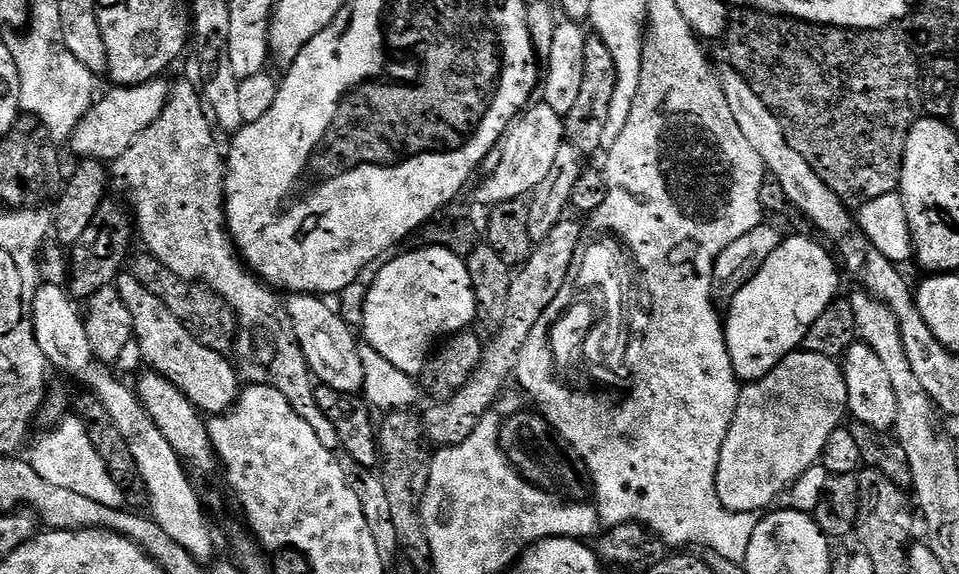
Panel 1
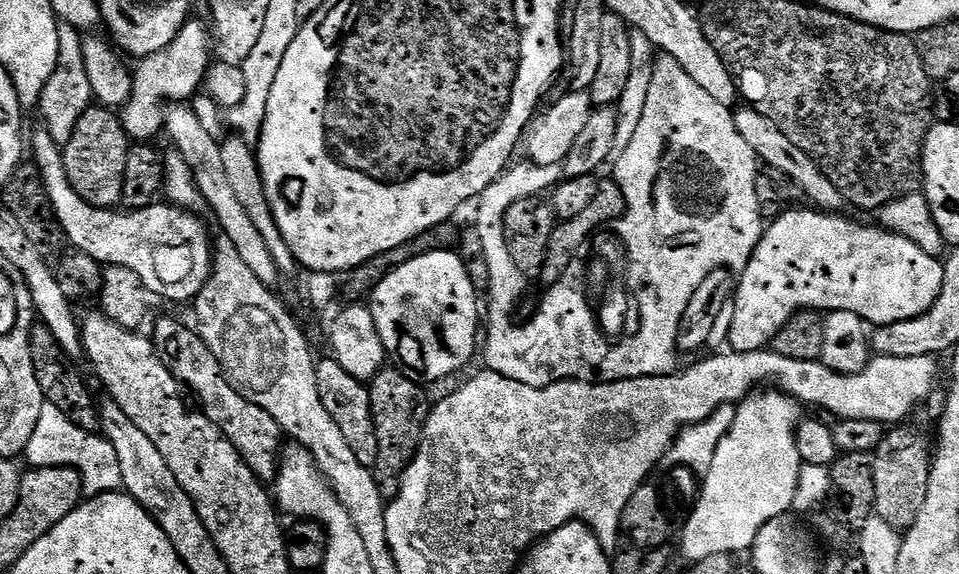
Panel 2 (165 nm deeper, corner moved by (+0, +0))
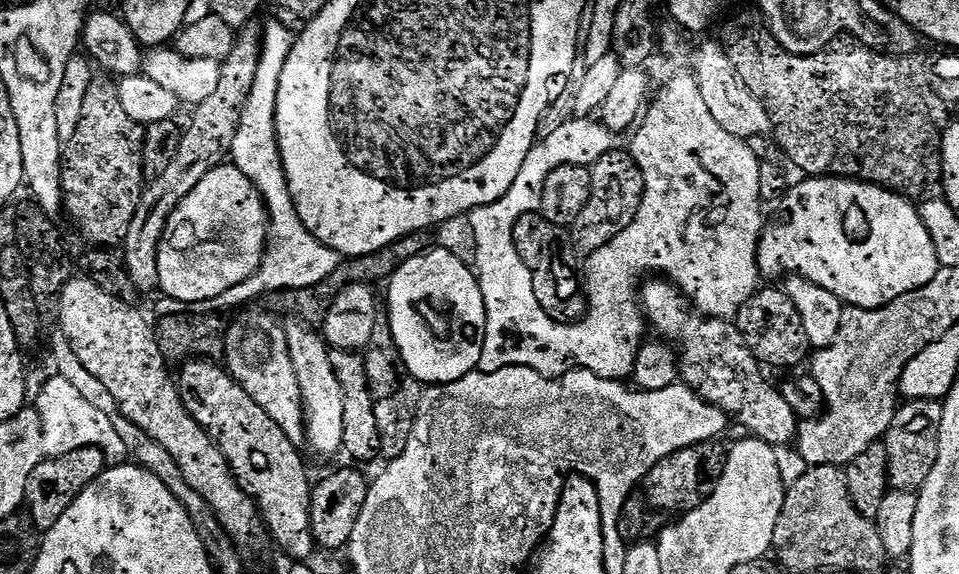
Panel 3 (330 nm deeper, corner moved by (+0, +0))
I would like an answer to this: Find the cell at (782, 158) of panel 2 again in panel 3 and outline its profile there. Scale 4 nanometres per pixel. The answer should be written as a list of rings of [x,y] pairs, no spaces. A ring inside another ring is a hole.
[[[719,43],[704,44],[696,52],[696,69],[694,75],[698,82],[698,90],[702,90],[702,98],[709,108],[710,114],[714,114],[714,120],[730,134],[741,138],[752,138],[748,136],[764,136],[772,132],[772,119],[770,114],[764,109],[764,104],[756,95],[742,82],[734,62],[728,57],[728,52]]]

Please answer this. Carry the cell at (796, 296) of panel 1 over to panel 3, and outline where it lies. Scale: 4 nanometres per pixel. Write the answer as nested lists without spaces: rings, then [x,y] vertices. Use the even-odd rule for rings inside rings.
[[[838,176],[801,181],[789,187],[776,217],[765,223],[756,251],[761,277],[801,276],[830,290],[849,308],[881,308],[936,277],[941,267],[930,230],[908,197]]]

